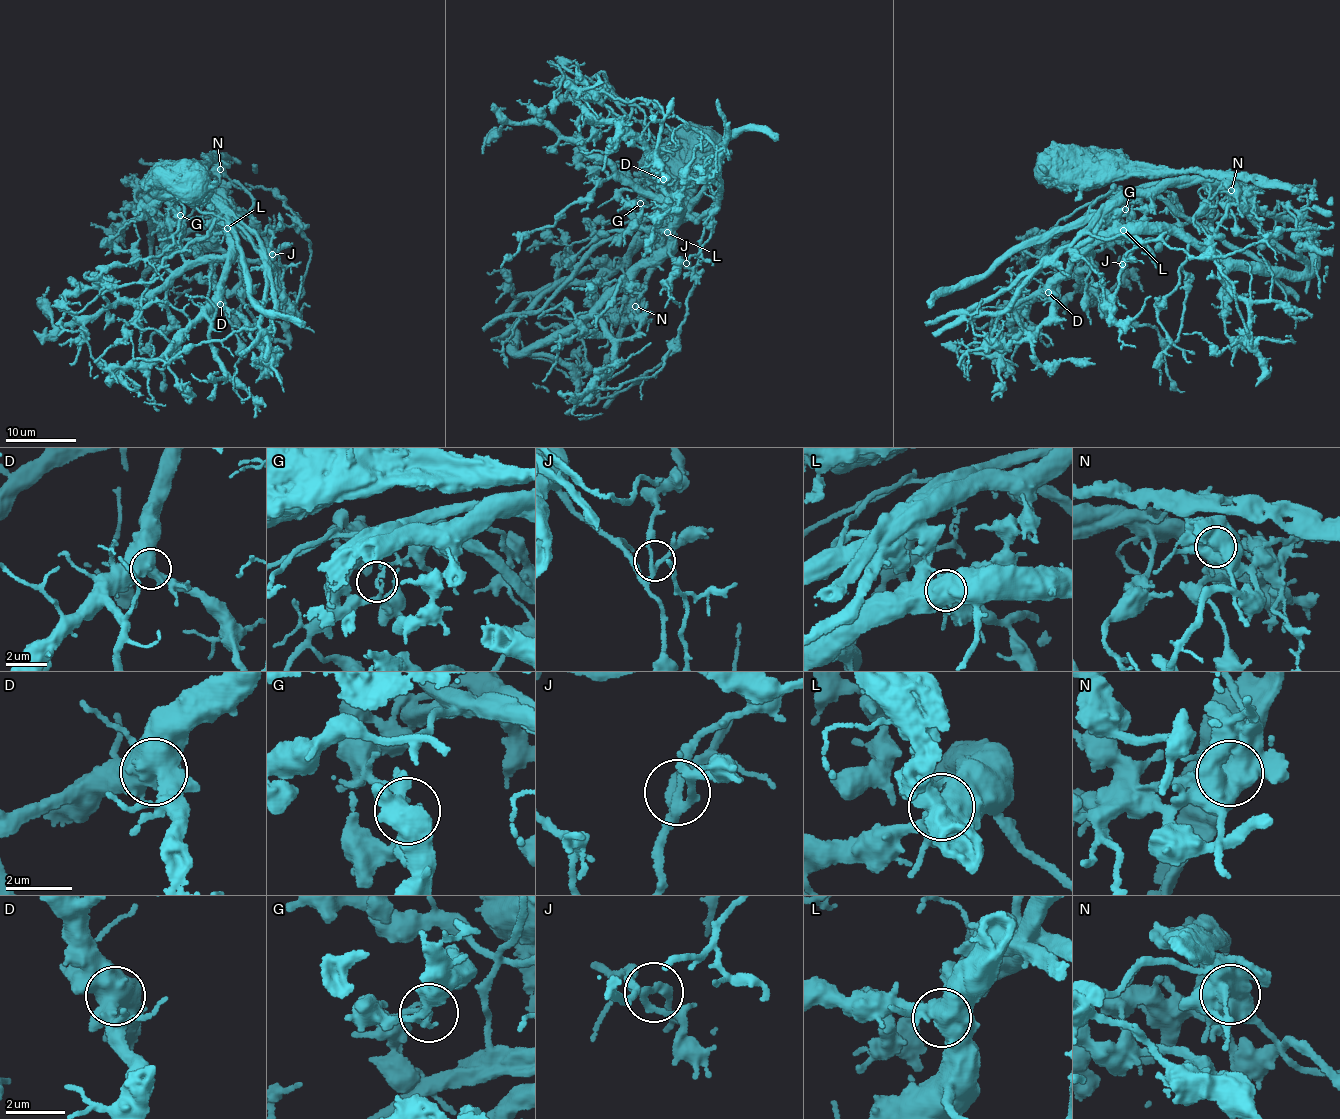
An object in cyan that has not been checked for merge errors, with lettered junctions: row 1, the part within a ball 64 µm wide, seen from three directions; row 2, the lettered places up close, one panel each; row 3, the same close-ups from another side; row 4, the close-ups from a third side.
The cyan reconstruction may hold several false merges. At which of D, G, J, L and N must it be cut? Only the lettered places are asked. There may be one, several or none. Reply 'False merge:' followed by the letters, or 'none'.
False merge: G, L, N

